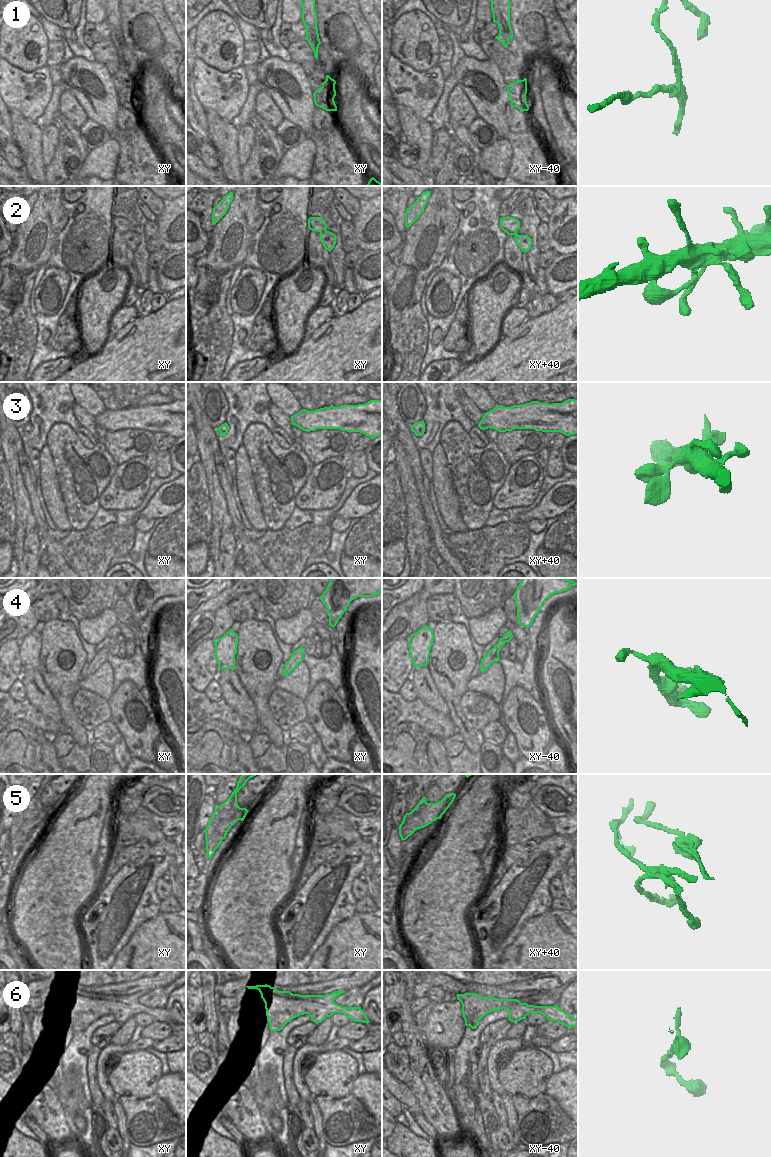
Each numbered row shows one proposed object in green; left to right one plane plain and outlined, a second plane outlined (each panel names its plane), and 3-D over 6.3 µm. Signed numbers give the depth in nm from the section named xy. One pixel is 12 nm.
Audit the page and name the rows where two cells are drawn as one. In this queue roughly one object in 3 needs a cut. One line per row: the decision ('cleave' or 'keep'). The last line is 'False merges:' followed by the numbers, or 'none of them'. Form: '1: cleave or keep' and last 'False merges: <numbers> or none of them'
1: cleave
2: keep
3: keep
4: keep
5: cleave
6: keep
False merges: 1, 5

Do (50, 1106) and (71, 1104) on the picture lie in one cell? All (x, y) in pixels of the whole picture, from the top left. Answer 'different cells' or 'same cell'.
different cells

